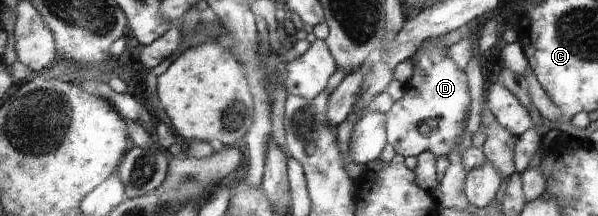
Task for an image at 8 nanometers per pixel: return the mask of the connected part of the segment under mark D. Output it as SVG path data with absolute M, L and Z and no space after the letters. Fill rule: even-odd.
M432 38L426 40L410 58L414 74L407 82L405 94L402 99L393 103L391 110L385 115L388 120L388 142L396 151L398 156L418 157L425 152L432 152L436 157L449 155L451 147L457 143L460 136L460 128L464 119L464 114L470 110L470 96L468 96L468 84L466 84L466 74L453 60L449 52L449 44L444 38Z

